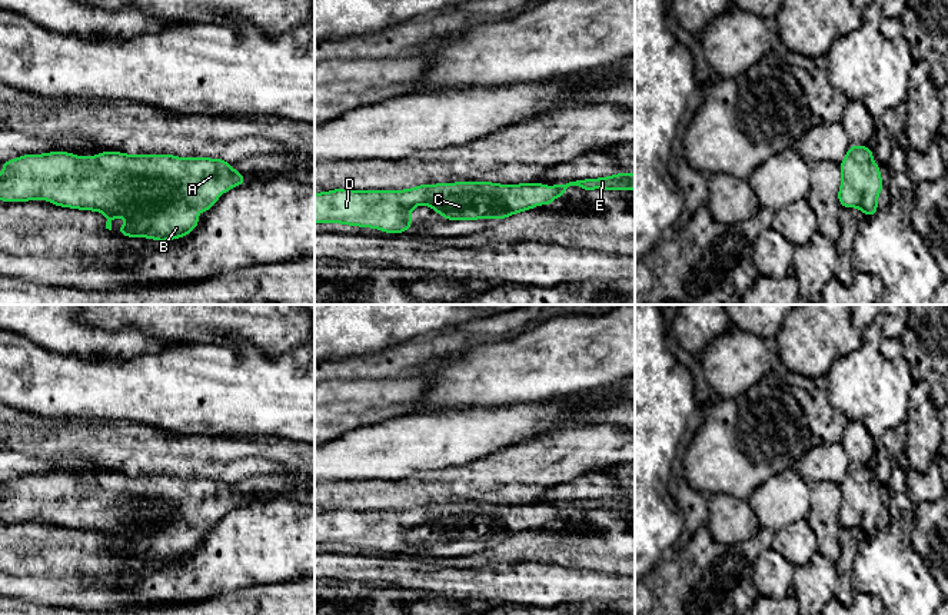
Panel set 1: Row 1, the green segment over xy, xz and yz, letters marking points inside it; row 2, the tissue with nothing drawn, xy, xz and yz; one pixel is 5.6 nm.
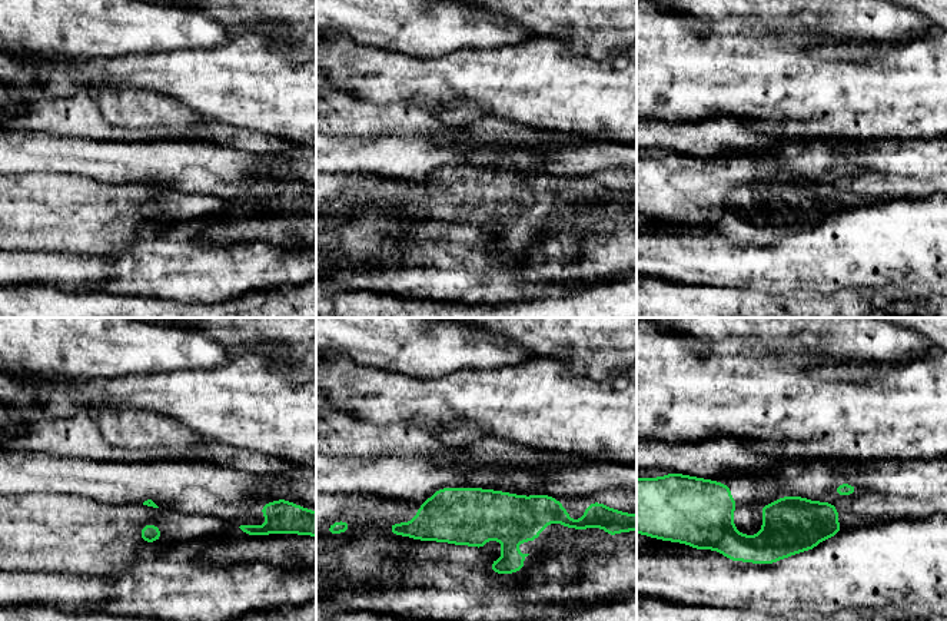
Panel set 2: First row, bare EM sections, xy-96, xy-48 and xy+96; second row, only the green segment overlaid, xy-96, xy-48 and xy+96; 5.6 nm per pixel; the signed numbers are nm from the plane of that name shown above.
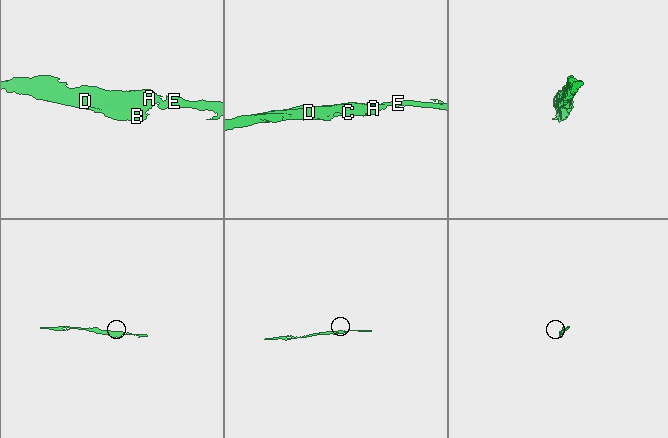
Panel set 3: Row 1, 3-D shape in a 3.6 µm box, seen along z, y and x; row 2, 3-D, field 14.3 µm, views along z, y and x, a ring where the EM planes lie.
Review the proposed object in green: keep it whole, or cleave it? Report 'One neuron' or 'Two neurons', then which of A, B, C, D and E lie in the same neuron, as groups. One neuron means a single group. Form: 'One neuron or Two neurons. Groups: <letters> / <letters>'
One neuron. Groups: A B C D E

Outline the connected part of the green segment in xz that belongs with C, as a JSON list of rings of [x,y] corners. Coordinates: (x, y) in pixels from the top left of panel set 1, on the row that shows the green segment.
[[[616,173],[552,187],[542,183],[495,184],[470,180],[390,192],[336,189],[315,193],[315,223],[337,222],[402,233],[412,226],[410,210],[418,205],[430,206],[446,220],[505,219],[540,203],[549,206],[569,186],[583,190],[635,190],[635,173]]]

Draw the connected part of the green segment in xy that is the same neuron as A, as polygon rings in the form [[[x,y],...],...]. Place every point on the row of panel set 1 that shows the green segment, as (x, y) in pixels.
[[[50,152],[49,154],[26,154],[0,163],[4,174],[0,176],[0,200],[26,202],[34,199],[49,200],[56,206],[96,210],[107,216],[106,229],[112,230],[112,219],[123,216],[127,223],[116,232],[129,237],[152,237],[157,242],[183,237],[199,225],[196,212],[207,212],[214,206],[223,192],[232,186],[246,183],[240,172],[222,159],[190,157],[182,159],[172,154],[137,154],[130,156],[119,152],[102,152],[99,156],[80,157],[66,152]]]

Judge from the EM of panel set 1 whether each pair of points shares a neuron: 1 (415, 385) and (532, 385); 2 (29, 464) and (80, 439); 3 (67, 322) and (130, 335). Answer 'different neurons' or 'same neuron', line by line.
1: different neurons
2: different neurons
3: same neuron

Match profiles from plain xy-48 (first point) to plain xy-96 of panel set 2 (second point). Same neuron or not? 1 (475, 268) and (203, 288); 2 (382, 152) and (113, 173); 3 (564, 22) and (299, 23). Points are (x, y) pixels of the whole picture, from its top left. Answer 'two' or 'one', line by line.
1: one
2: one
3: one

